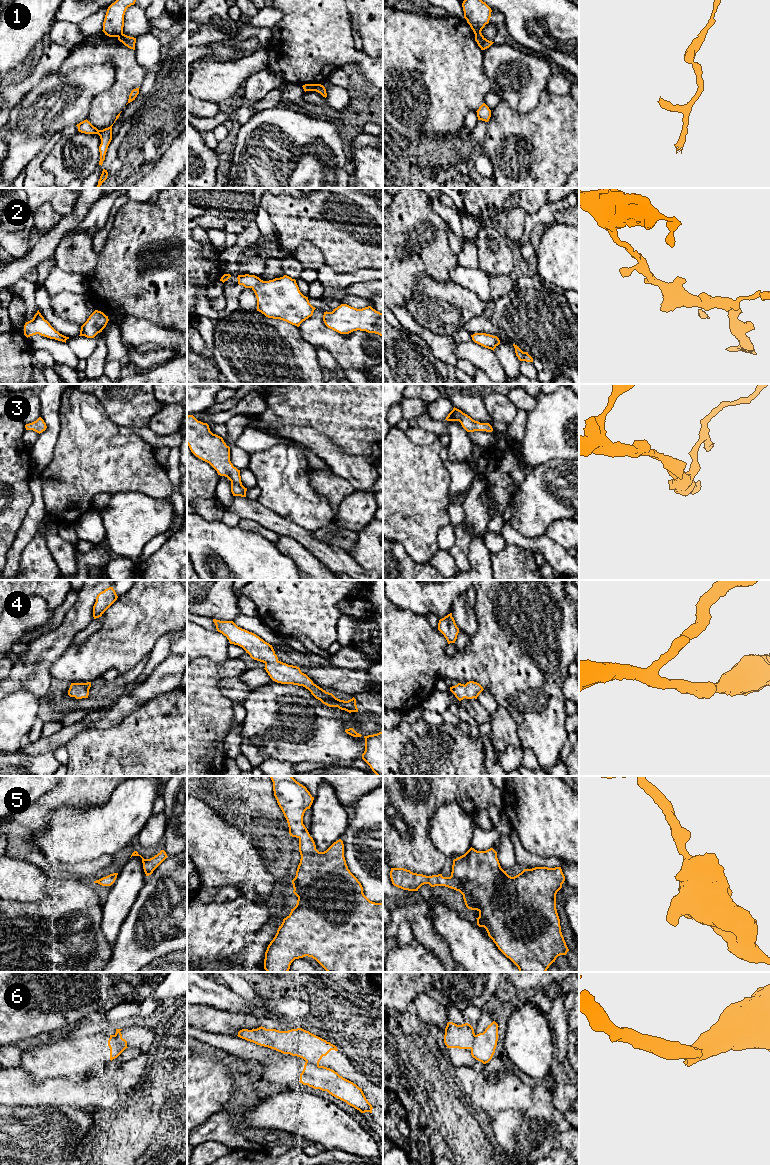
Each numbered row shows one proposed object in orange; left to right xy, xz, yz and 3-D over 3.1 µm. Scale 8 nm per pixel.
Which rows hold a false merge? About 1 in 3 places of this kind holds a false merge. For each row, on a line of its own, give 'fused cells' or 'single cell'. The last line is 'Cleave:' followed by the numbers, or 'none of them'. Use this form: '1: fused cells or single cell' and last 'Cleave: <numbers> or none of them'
1: fused cells
2: single cell
3: single cell
4: single cell
5: single cell
6: fused cells
Cleave: 1, 6

